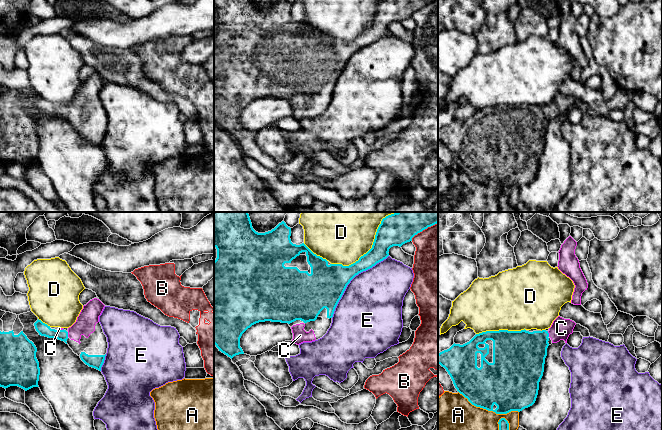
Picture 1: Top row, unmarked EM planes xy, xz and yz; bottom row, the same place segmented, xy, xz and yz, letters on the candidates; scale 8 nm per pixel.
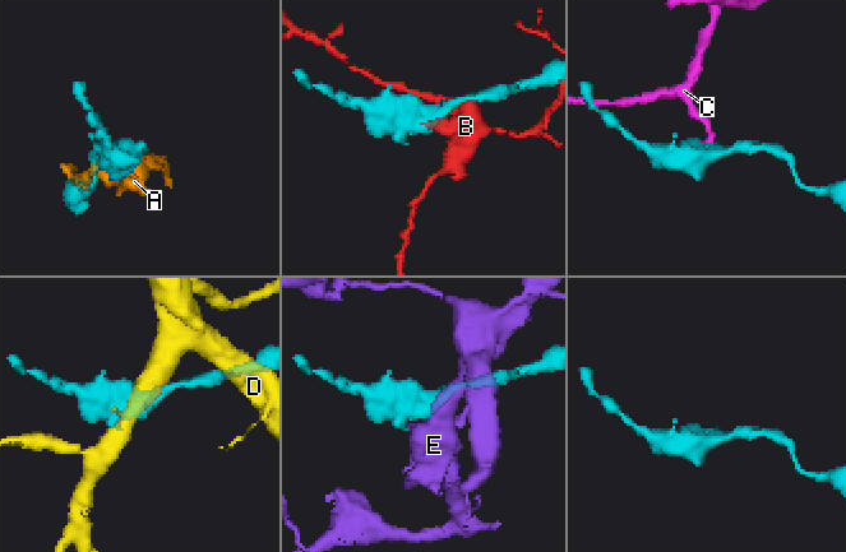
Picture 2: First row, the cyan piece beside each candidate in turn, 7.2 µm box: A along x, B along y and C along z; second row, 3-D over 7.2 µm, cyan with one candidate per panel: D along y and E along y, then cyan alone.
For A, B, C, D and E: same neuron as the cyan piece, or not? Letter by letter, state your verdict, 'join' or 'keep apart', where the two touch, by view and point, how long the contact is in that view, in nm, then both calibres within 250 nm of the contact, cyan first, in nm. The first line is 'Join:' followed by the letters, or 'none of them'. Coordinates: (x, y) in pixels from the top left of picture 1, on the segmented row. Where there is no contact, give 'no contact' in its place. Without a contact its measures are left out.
Join: C
A: keep apart; contact yz (488, 410); length 500 nm; calibres 360 and 280 nm
B: keep apart; contact xz (423, 229); length 260 nm; calibres 300 and 360 nm
C: join; contact yz (548, 334); length 50 nm; calibres 340 and 170 nm
D: keep apart; contact xz (372, 245); length 700 nm; calibres 260 and 480 nm
E: keep apart; contact xz (351, 279); length 700 nm; calibres 320 and 480 nm

